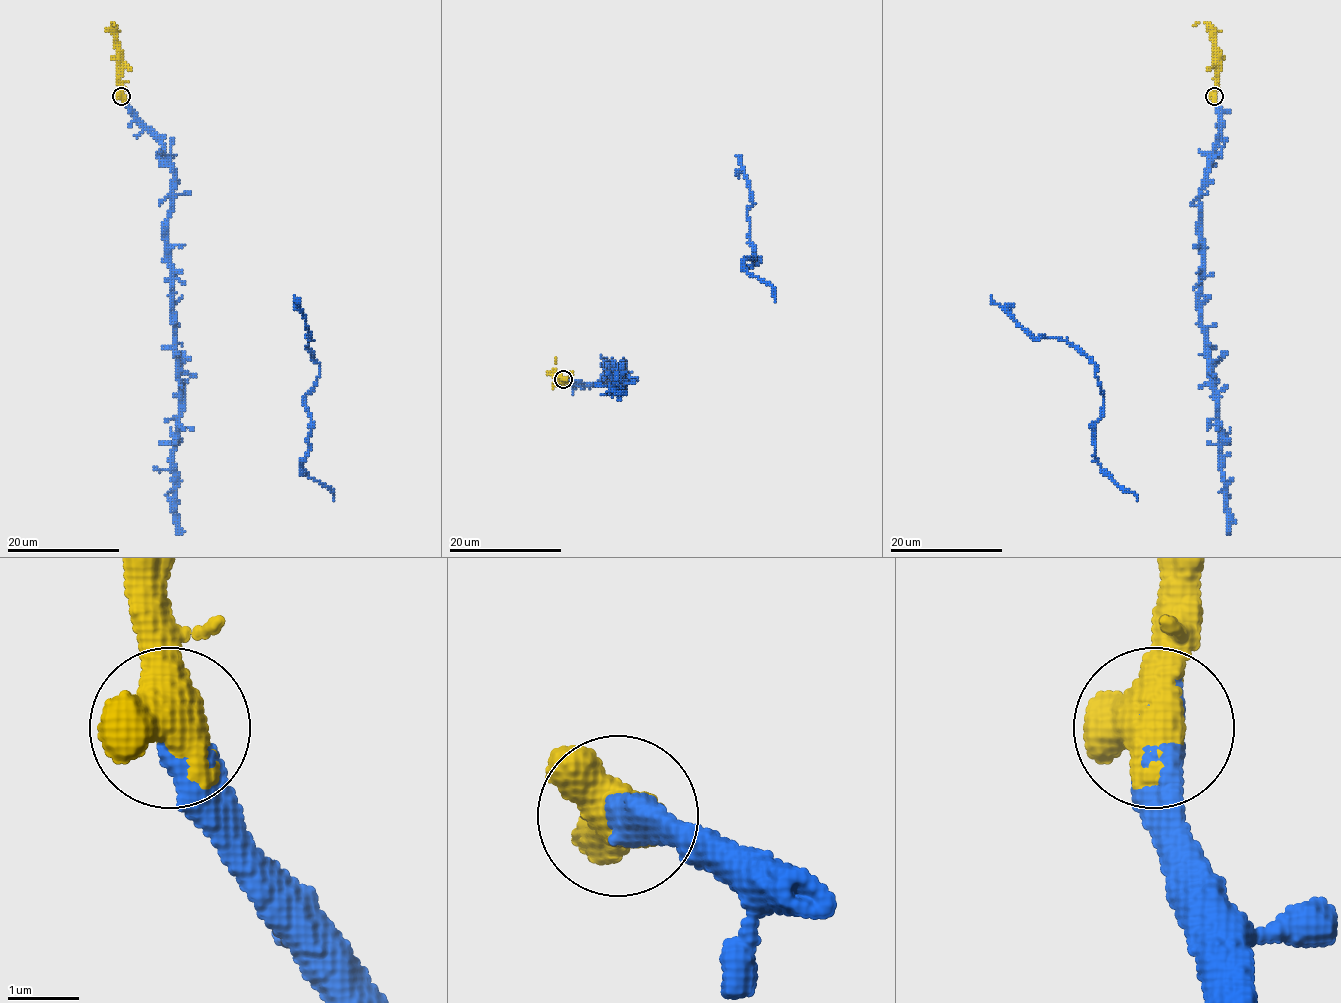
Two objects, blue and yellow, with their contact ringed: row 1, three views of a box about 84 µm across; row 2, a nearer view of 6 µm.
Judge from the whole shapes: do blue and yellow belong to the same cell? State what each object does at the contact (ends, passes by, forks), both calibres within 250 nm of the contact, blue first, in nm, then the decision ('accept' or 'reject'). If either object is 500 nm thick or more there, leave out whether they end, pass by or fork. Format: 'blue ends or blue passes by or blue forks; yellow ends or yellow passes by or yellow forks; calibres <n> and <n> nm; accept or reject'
calibres 650 and 550 nm; accept

